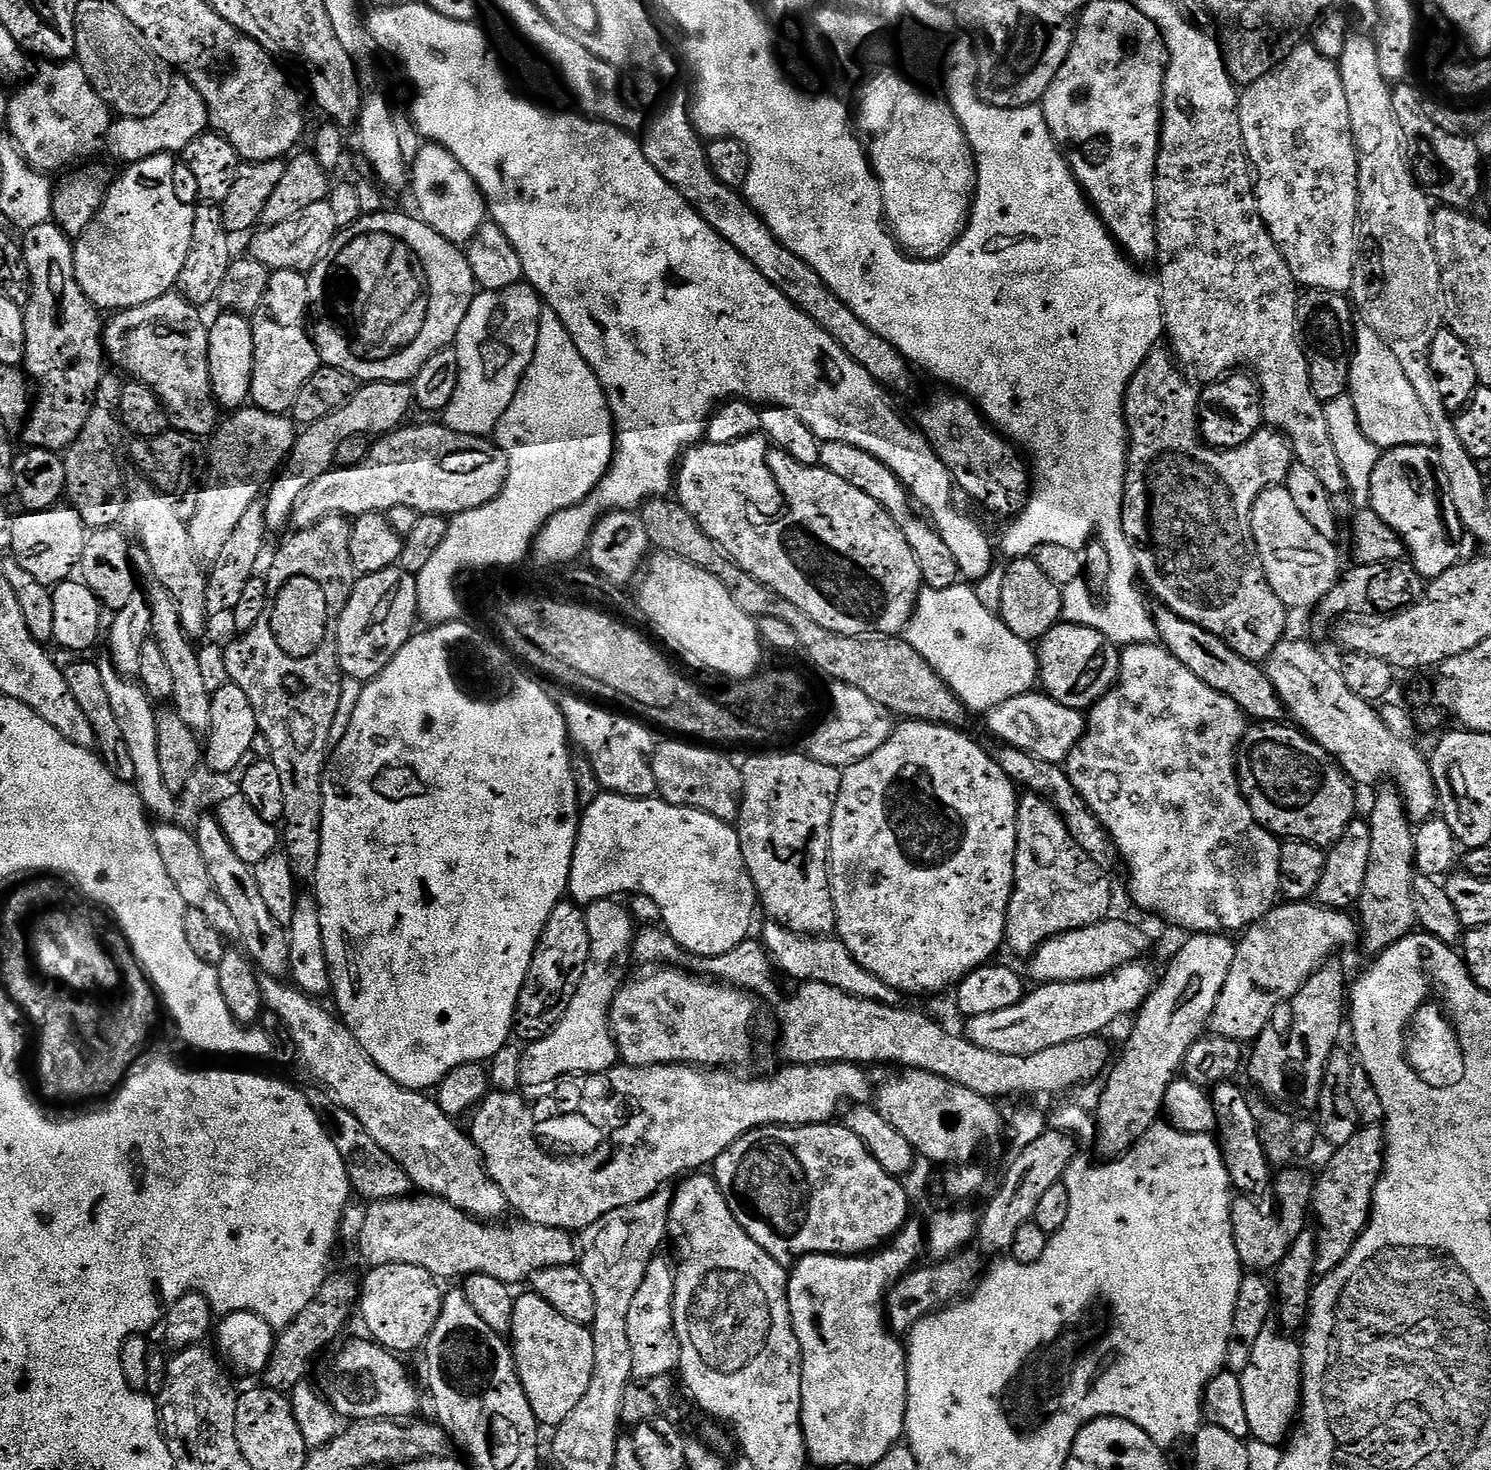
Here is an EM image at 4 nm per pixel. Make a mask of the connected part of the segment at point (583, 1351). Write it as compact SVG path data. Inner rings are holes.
M527 1295L515 1297L510 1347L537 1421L544 1426L559 1426L590 1387L594 1374L594 1338L585 1325L570 1322L570 1318L554 1310L541 1296Z

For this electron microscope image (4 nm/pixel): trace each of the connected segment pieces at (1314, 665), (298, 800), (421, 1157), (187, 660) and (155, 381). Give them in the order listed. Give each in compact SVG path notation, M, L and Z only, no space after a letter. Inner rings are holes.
M1291 638L1281 640L1268 655L1266 671L1284 701L1287 715L1293 716L1297 720L1293 721L1312 741L1332 755L1349 780L1371 786L1391 781L1402 794L1408 818L1413 822L1427 821L1437 815L1440 792L1436 789L1436 774L1429 757L1423 756L1412 740L1396 736L1383 715L1346 686L1339 667L1331 664L1314 645Z
M268 618L260 620L258 626L254 626L249 632L243 633L236 639L240 640L224 648L226 668L229 670L231 683L241 687L250 700L259 733L265 735L270 742L273 751L271 761L274 766L278 766L278 774L281 775L286 821L282 828L282 848L297 881L312 882L316 879L322 846L322 806L324 805L322 786L324 771L330 758L330 732L331 727L334 726L335 715L338 713L342 682L345 678L344 673L340 671L340 655L335 643L327 642L309 657L291 657L275 641Z
M280 978L261 979L260 989L264 999L265 1009L270 1009L278 1016L280 1022L288 1028L296 1043L295 1059L304 1063L304 1068L313 1076L315 1083L331 1093L333 1099L366 1126L367 1134L378 1142L390 1156L404 1168L411 1178L413 1185L421 1193L430 1196L440 1196L450 1202L458 1210L475 1216L477 1220L496 1222L500 1216L509 1215L510 1209L506 1194L502 1194L502 1186L494 1182L484 1169L484 1160L480 1151L473 1144L471 1135L459 1128L457 1121L448 1116L436 1103L431 1095L424 1092L411 1092L398 1082L394 1082L382 1071L366 1054L366 1050L354 1038L354 1034L344 1024L344 1021L332 1016L323 1008L323 1003L317 1002L313 997L307 996L299 988Z
M136 546L132 549L132 566L136 570L139 587L143 595L148 598L148 605L152 611L151 639L158 644L162 654L166 657L168 669L172 672L174 694L170 701L171 707L181 716L182 722L197 734L208 734L211 730L211 700L213 693L208 692L201 673L199 651L194 640L188 636L182 626L179 616L179 606L171 596L170 590L159 581L152 572L152 564L144 547Z
M175 291L167 292L154 302L142 306L117 311L112 321L104 324L104 350L109 361L129 372L133 381L152 388L154 394L168 409L170 424L177 432L183 432L193 438L211 437L218 427L222 412L212 393L210 366L208 365L208 329L207 323L200 321L197 305Z

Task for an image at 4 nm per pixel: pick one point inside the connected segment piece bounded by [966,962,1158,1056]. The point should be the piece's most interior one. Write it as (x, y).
(1053, 1013)

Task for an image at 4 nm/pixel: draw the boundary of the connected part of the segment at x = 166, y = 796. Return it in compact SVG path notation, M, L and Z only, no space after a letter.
M101 659L99 665L102 670L102 682L106 685L106 695L110 698L110 710L114 710L114 718L118 718L122 738L126 738L126 750L130 750L130 759L134 761L135 790L145 809L153 817L157 816L157 821L175 821L178 796L170 790L170 786L166 786L166 781L162 778L161 763L158 762L157 705L135 679L123 676L113 666L111 659Z

